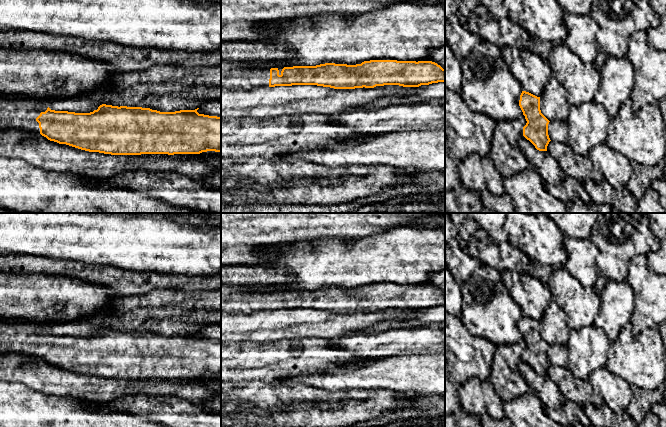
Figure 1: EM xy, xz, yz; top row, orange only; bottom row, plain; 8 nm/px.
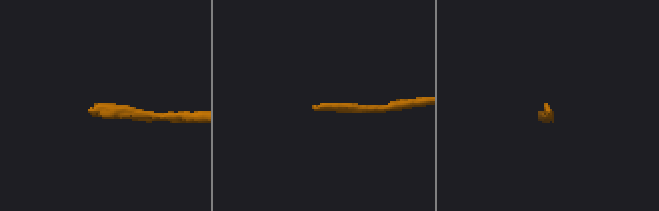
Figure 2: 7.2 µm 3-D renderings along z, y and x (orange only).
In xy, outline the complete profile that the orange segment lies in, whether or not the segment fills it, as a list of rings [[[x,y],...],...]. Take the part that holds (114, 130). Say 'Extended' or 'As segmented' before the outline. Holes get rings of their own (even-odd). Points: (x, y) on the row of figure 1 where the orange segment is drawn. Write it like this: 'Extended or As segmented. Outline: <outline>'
Extended. Outline: [[[0,94],[0,131],[32,132],[59,144],[111,155],[221,152],[221,117],[199,114],[199,108],[160,112],[102,104],[90,113],[51,110],[49,106],[58,99]]]

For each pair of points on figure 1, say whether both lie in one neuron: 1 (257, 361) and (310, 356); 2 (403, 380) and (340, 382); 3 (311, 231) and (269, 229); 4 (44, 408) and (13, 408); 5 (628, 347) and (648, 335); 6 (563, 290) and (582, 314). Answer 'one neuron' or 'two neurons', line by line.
1: one neuron
2: one neuron
3: one neuron
4: one neuron
5: one neuron
6: one neuron

